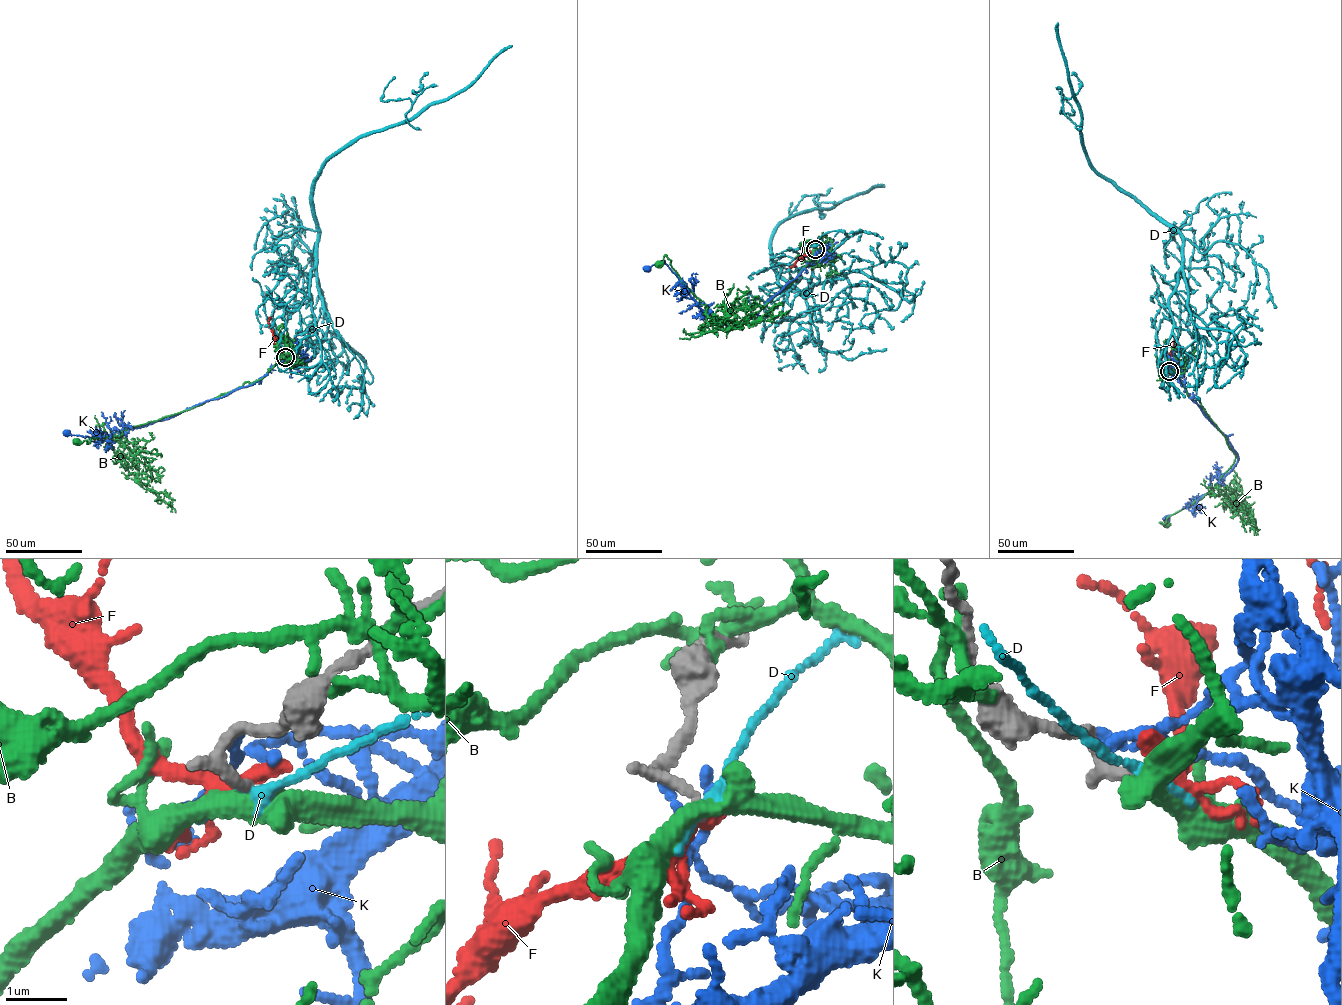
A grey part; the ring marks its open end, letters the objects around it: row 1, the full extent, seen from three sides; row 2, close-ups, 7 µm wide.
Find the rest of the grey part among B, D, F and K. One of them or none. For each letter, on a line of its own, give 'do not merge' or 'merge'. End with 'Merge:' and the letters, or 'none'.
B: do not merge
D: do not merge
F: do not merge
K: do not merge
Merge: none

